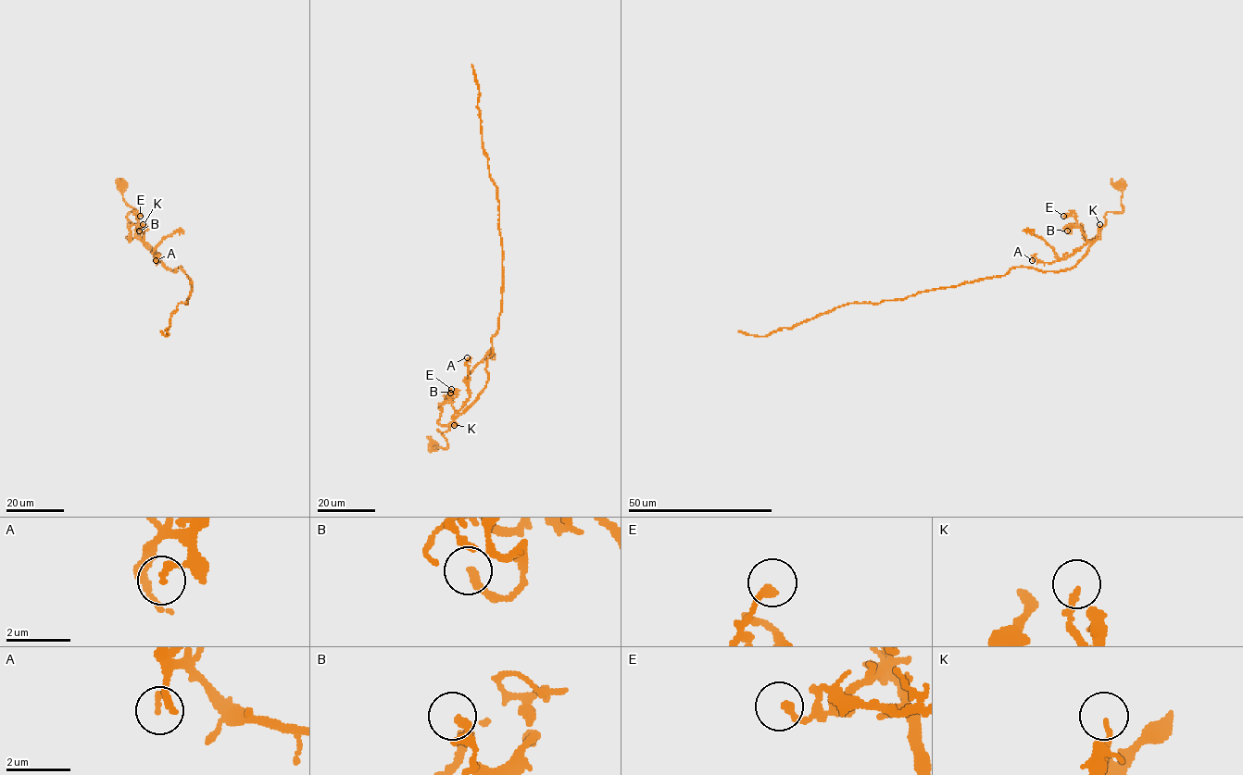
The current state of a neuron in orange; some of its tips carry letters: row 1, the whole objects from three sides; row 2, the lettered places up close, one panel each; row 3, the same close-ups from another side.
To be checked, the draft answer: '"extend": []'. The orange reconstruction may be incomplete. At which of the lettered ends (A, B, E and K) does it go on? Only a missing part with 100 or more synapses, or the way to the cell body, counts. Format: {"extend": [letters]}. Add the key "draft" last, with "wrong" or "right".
{"extend": [], "draft": "right"}

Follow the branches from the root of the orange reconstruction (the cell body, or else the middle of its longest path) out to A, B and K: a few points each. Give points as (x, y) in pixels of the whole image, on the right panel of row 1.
A: (1121, 184), (1123, 210), (1106, 214), (1106, 224), (1097, 239), (1051, 263), (1035, 257), (1032, 260)
B: (1121, 184), (1123, 210), (1106, 214), (1100, 237), (1087, 241), (1080, 225), (1072, 224), (1072, 231), (1067, 231)
K: (1121, 184), (1123, 210), (1106, 214), (1106, 224), (1097, 238), (1099, 224)

